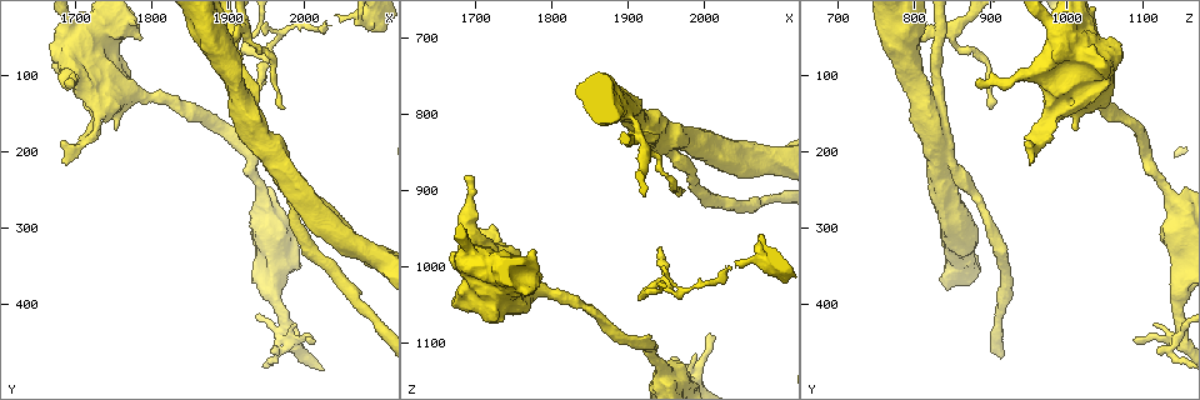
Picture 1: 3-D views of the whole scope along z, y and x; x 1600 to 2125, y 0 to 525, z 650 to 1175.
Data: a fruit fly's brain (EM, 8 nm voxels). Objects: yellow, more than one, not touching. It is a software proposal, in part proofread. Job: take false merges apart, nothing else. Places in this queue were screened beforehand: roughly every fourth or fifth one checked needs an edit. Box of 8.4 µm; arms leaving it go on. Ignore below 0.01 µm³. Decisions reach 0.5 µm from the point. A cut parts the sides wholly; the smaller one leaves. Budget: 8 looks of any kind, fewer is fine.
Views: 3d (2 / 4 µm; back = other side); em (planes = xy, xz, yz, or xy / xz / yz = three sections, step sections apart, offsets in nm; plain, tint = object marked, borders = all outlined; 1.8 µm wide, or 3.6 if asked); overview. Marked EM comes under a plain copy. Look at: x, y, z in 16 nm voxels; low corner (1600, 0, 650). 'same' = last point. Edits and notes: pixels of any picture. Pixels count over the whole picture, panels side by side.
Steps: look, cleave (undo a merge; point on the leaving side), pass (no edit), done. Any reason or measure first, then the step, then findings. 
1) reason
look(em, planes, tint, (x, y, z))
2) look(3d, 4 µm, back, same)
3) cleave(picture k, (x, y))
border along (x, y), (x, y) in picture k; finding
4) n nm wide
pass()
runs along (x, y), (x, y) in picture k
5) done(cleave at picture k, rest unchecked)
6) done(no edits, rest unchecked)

branch point
look(3d, 2 µm, (1940, 65, 1020))

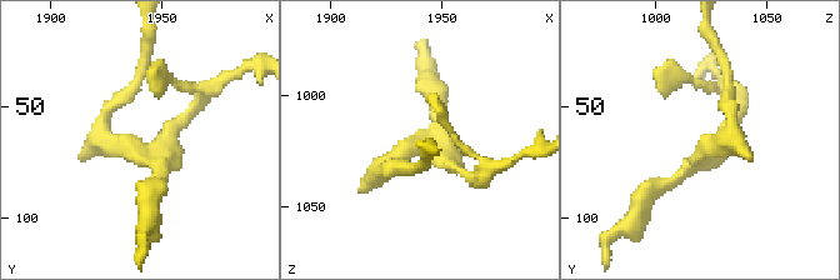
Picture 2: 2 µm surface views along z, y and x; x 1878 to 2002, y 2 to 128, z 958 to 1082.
shape alone is not enough
look(em, 3.6 µm, xz, step 16, tint, (1940, 67, 1023))

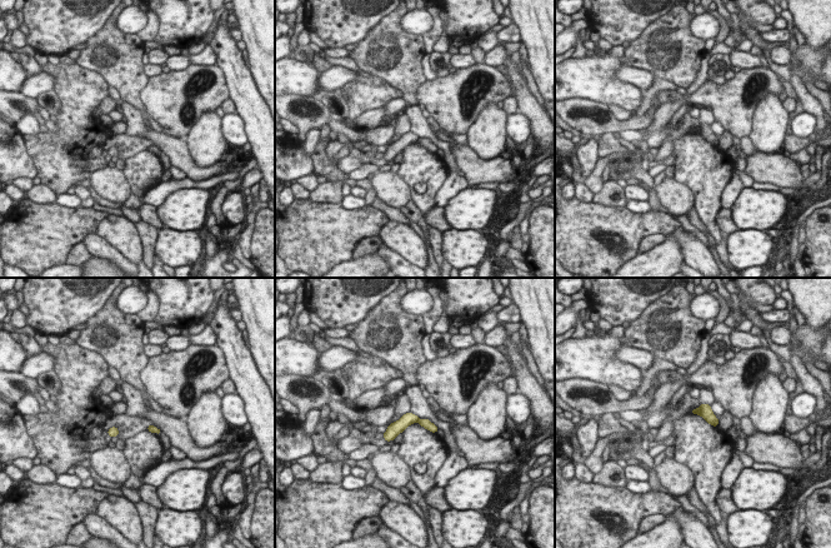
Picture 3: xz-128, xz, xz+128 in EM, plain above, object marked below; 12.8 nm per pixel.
cleave(picture 3, (706, 412))
border along (699, 408), (700, 414) in picture 3; two cells meet here

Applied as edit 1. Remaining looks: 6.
look(overview)

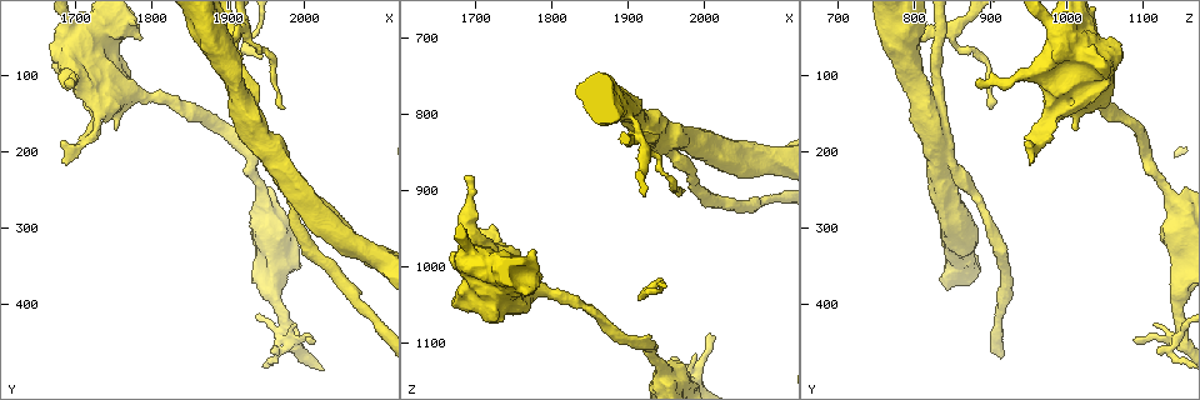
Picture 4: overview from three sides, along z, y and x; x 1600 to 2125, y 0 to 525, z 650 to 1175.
thin arm on a thick one
look(3d, 4 µm, (1920, 130, 815))

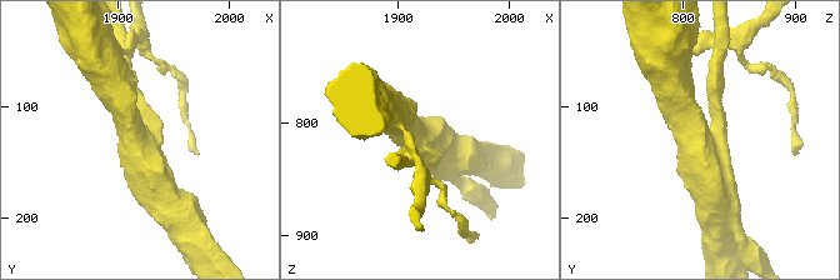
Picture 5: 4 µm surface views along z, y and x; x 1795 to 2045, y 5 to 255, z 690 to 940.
3 arms; arms of 200, 500, 500 nm; shape alone is not enough
look(em, 3.6 µm, planes, borders, (1914, 130, 816))

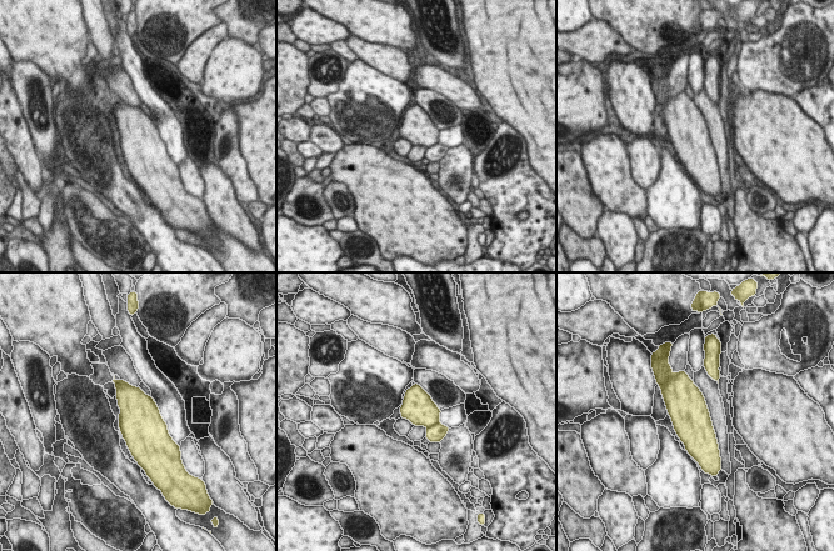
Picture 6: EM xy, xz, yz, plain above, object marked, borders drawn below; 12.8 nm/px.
cleave(picture 6, (435, 434))
border along (439, 421), (428, 427) in picture 6; two cells meet here

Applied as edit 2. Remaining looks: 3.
done(cleave at picture 3, cleave at picture 6, rest unchecked)

